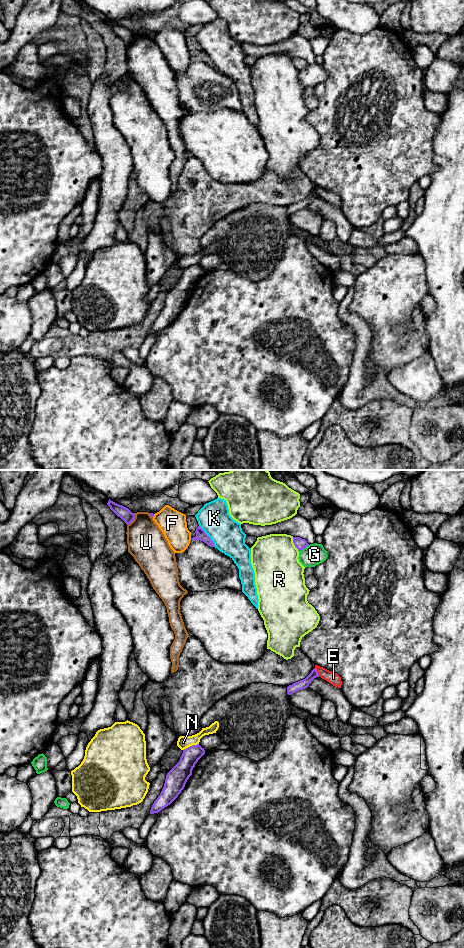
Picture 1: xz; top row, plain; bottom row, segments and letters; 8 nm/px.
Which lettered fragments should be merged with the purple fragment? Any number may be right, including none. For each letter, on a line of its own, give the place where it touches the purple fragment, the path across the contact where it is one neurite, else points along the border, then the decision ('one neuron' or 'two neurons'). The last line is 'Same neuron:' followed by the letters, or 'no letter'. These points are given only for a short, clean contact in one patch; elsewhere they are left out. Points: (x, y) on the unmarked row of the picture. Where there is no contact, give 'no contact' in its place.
E: meets purple in xz at (317, 192); border along xz (314, 188), (319, 195); two neurons
F: meets purple in xz at (153, 36); two neurons
G: meets purple in xz at (303, 68); border along xz (308, 64), (299, 71); two neurons
K: meets purple in xz at (208, 56); two neurons
N: meets purple in xz at (190, 266); border along xz (198, 263), (192, 264), (183, 270); two neurons
R: meets purple in xz at (294, 64); two neurons
U: meets purple in xz at (133, 39); two neurons
Same neuron: no letter

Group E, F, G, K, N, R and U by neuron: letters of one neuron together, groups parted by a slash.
E / F / G / K / N / R / U

